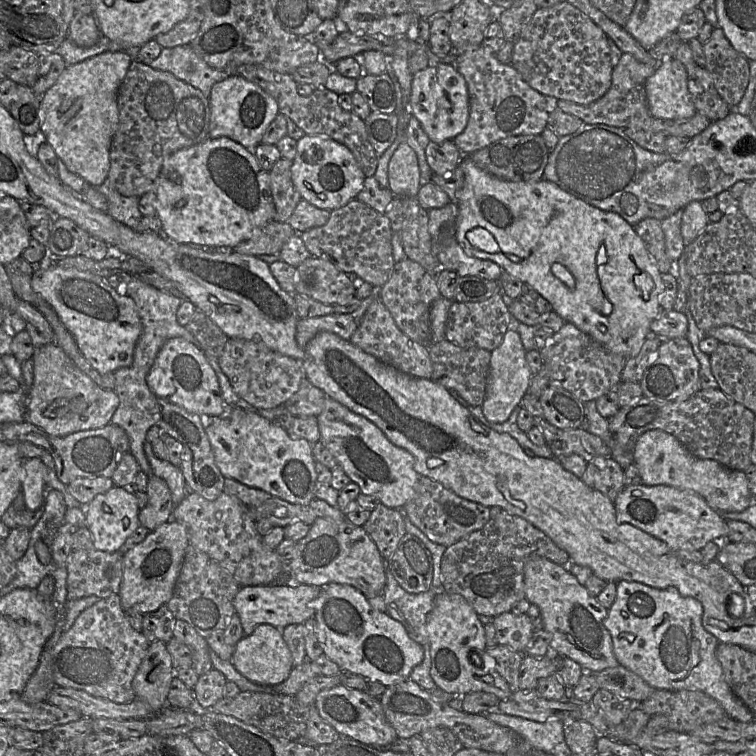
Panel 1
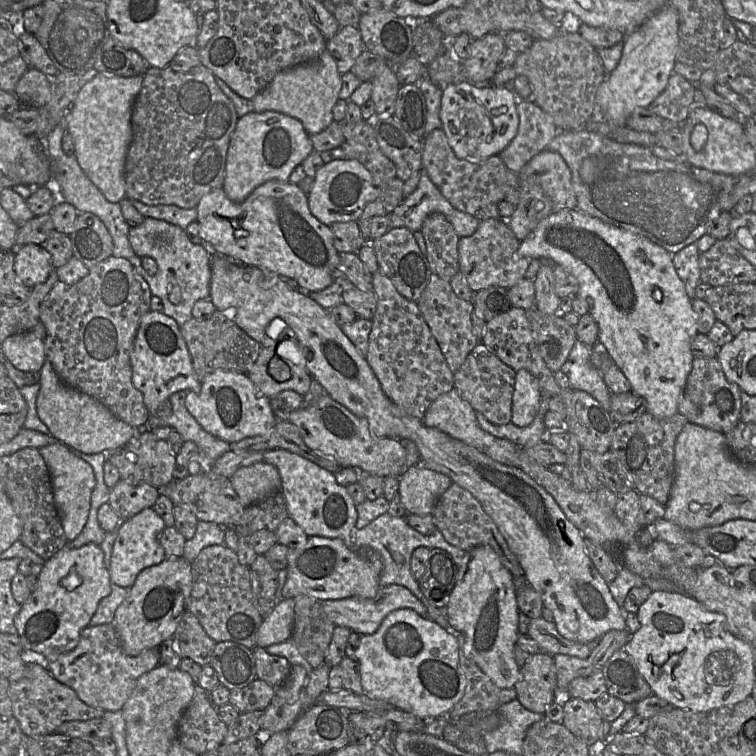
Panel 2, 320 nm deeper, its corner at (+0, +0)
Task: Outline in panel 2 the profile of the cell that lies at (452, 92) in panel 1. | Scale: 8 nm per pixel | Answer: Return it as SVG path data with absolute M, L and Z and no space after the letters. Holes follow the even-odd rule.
M469 81L451 83L442 90L439 117L441 128L457 157L482 160L498 155L514 139L519 127L519 98L508 86L475 84Z

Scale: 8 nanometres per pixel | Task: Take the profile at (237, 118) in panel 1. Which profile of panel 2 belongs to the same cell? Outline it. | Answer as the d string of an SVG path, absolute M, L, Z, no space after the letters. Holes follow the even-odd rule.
M253 111L245 114L239 117L230 138L223 190L231 201L241 203L256 187L267 181L287 182L293 168L301 165L302 161L313 151L310 135L296 118L275 111Z

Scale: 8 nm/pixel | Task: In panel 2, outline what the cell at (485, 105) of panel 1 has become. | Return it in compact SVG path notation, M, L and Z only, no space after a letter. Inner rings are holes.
M519 100L517 113L517 134L498 154L513 173L519 173L535 155L545 150L558 133L552 118L533 101Z

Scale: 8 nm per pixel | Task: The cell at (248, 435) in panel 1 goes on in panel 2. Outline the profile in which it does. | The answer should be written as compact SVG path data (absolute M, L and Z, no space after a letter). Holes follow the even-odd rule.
M284 449L264 451L263 462L275 466L280 474L288 517L310 536L342 539L349 547L355 546L357 504L346 487L340 485L334 474L315 463Z

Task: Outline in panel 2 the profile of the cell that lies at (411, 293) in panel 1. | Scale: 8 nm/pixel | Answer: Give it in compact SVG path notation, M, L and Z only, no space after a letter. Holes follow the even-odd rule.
M433 273L416 304L436 339L450 370L455 373L479 343L479 339L474 334L472 327L473 302L460 299L452 290L448 280Z

